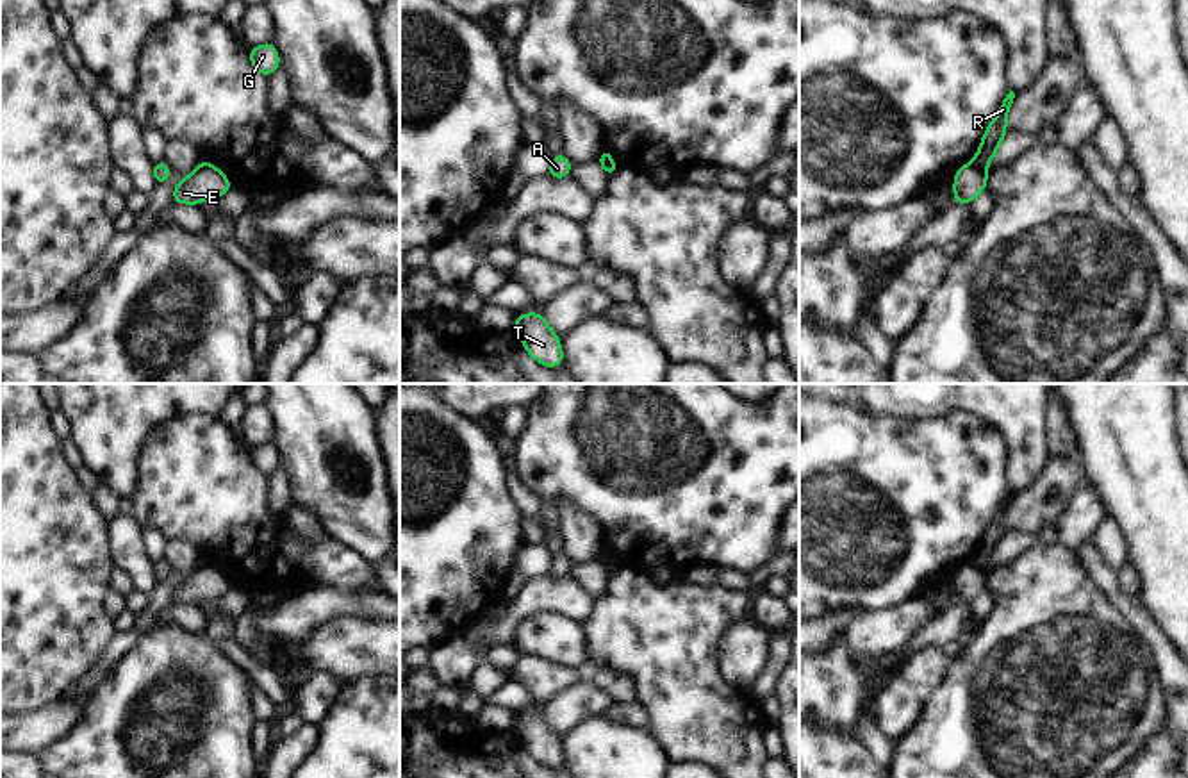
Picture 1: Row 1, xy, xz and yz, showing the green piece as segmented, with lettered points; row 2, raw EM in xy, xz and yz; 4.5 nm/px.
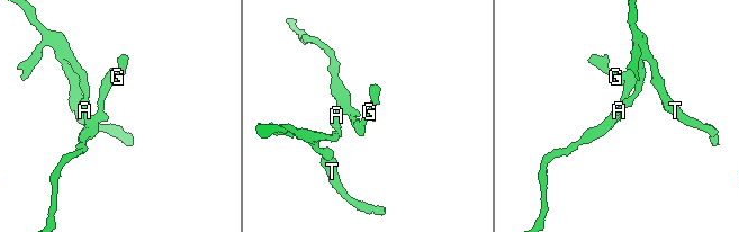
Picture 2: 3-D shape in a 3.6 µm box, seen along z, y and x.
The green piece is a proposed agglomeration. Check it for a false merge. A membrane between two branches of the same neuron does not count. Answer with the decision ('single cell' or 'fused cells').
fused cells

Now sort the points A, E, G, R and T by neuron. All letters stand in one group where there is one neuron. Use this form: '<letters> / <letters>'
A E T / G R

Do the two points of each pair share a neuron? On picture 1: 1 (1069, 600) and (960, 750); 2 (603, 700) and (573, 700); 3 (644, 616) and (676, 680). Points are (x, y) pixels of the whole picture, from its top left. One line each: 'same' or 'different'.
1: same
2: same
3: same

